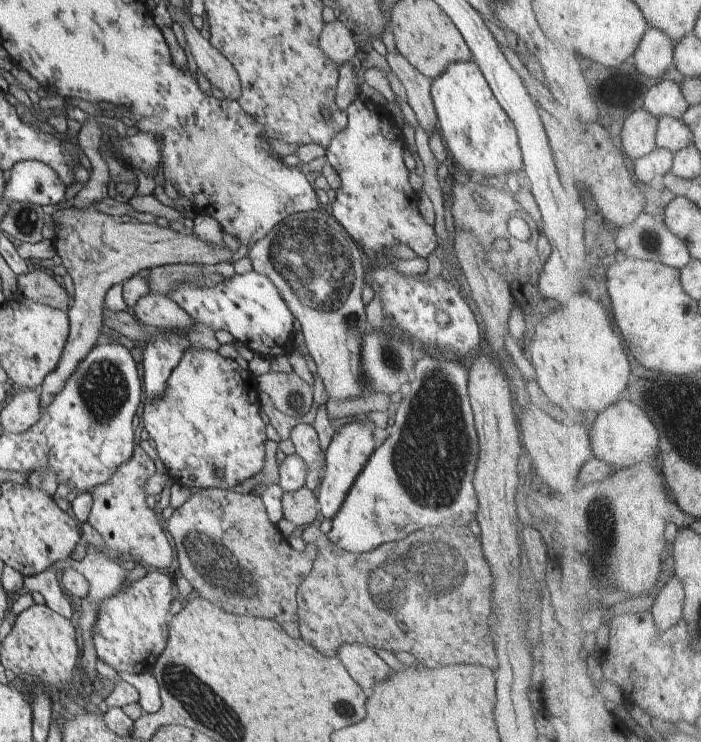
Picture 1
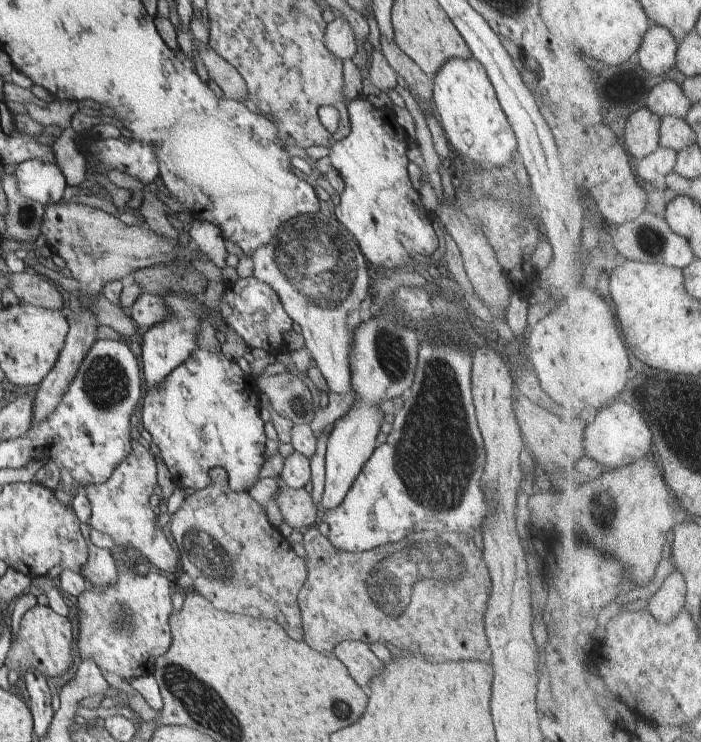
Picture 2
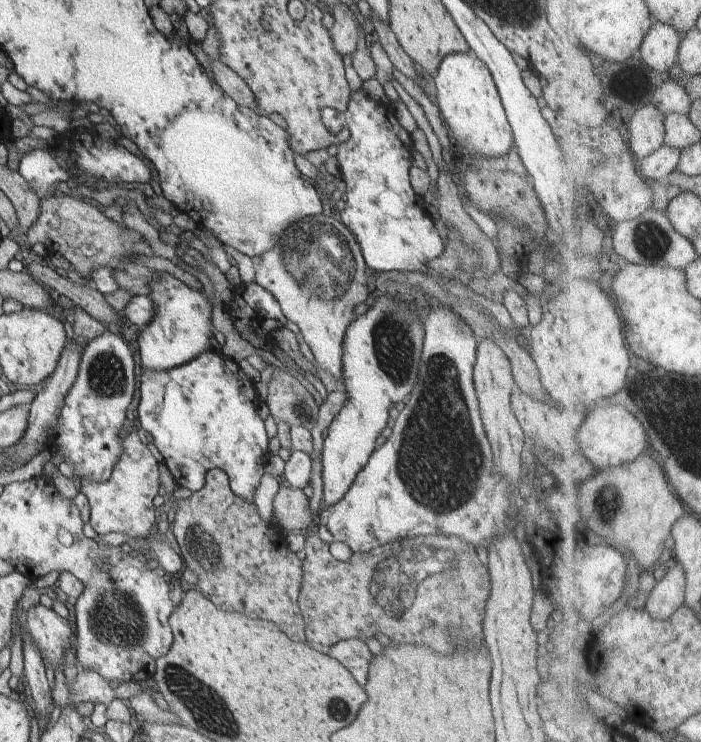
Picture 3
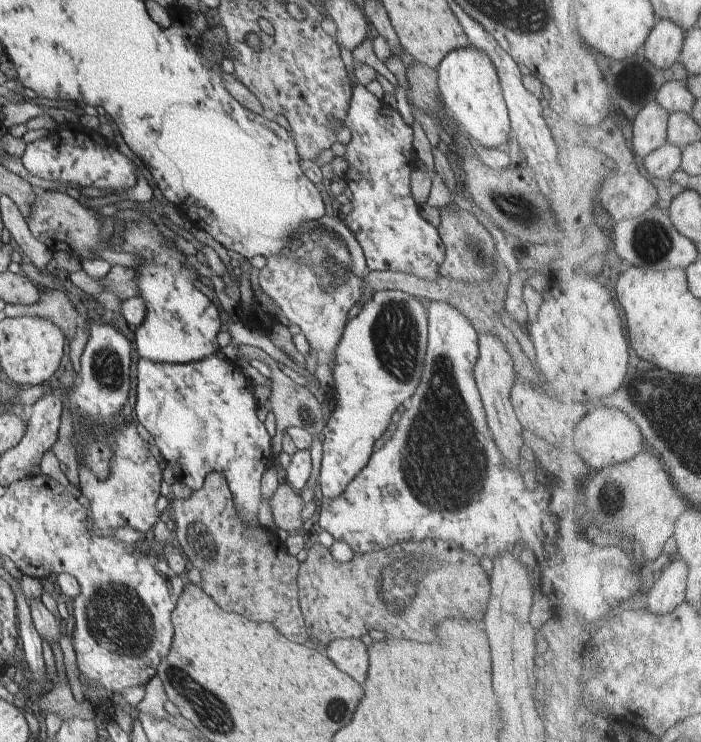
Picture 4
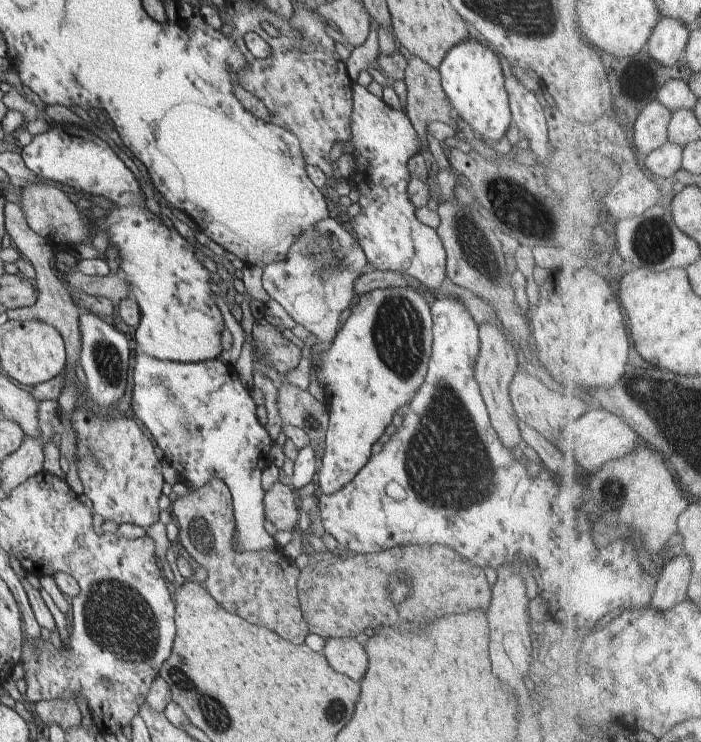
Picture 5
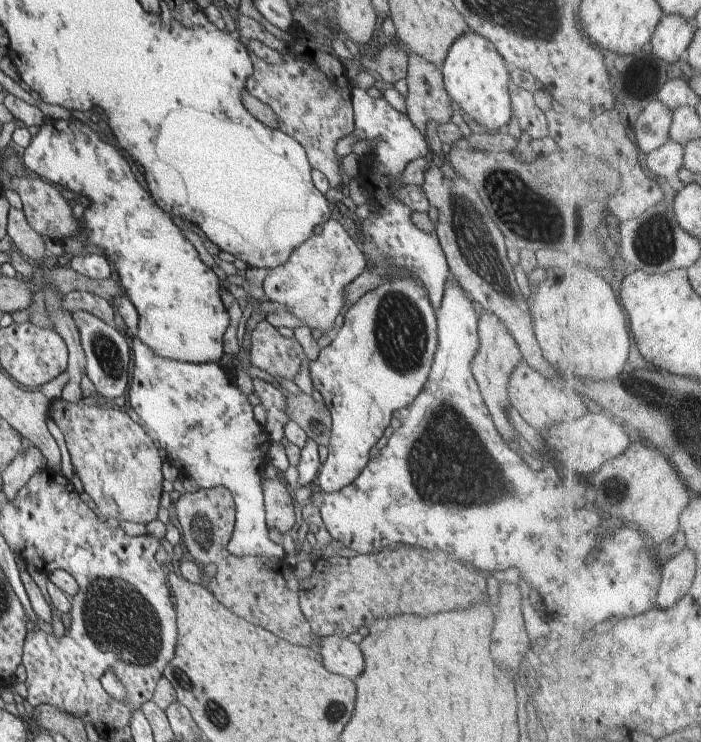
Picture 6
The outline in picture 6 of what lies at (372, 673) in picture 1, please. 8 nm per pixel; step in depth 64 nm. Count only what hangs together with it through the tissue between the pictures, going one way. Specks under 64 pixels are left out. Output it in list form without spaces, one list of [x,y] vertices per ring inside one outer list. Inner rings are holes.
[[[328,635],[320,638],[316,649],[321,654],[326,670],[342,677],[354,680],[365,669],[360,647],[348,637]]]

